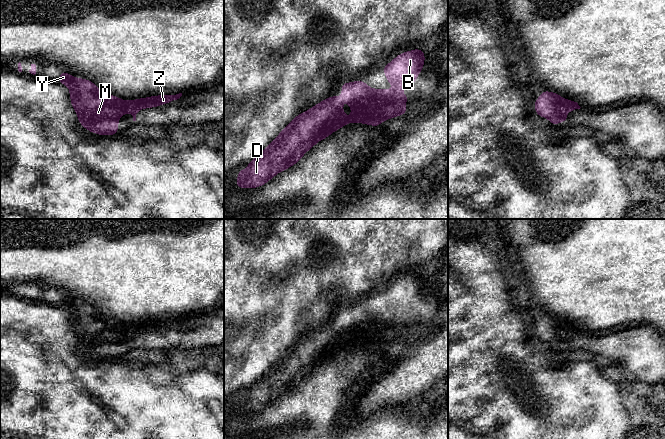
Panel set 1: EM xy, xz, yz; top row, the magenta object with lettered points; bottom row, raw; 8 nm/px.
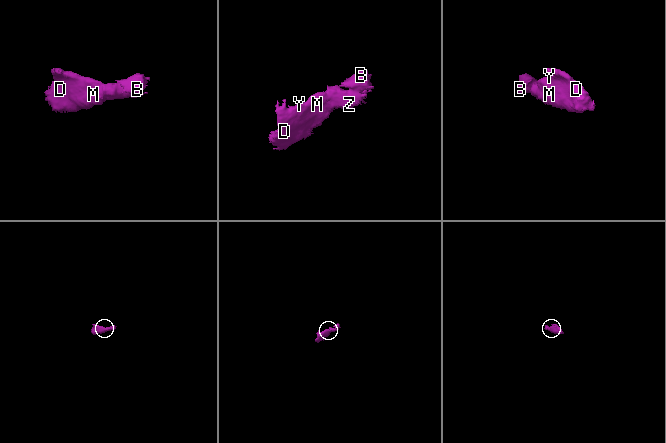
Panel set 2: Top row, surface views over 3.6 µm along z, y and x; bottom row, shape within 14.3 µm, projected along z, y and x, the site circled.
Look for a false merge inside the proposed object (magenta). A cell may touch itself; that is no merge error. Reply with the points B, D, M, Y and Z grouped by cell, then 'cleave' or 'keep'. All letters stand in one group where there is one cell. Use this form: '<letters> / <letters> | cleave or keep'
B D M Y Z | keep

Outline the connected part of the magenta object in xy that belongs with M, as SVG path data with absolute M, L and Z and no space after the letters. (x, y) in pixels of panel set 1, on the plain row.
M64 295L60 297L58 305L69 311L71 329L78 338L80 348L90 356L101 360L116 358L118 344L124 337L130 335L133 345L136 345L138 334L157 331L182 320L182 317L179 317L124 325L116 320L101 316L89 304L75 302Z

